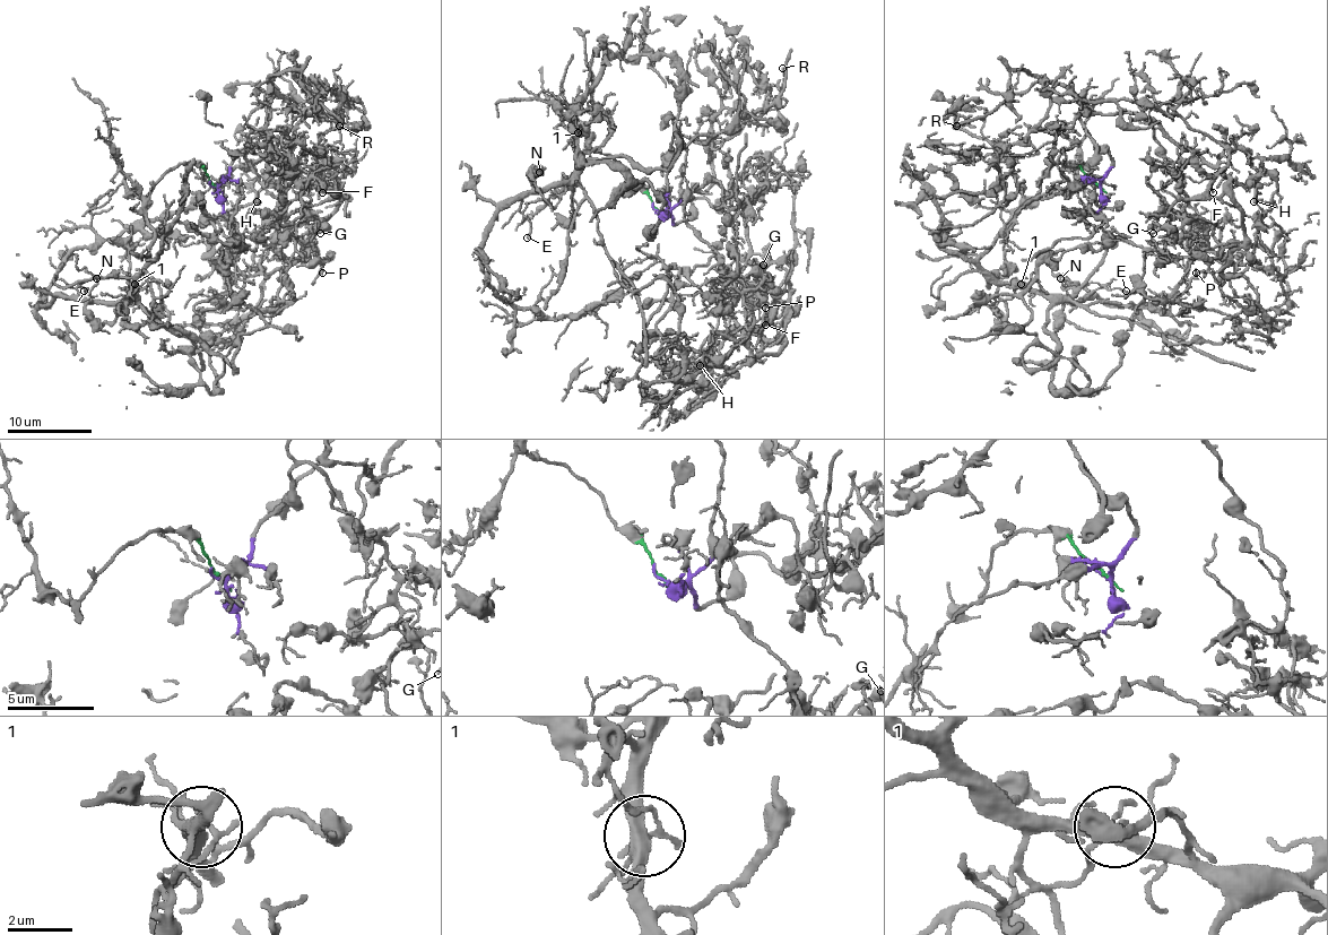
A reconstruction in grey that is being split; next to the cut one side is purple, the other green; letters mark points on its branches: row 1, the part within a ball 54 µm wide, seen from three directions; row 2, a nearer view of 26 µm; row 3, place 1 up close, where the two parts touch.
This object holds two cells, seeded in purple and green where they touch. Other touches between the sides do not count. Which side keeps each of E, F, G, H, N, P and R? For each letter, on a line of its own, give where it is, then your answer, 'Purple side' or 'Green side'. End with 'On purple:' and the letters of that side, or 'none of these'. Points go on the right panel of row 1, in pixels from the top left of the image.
E: Place: (1126, 291). Green side
F: Place: (1213, 192). Purple side
G: Place: (1153, 233). Purple side
H: Place: (1253, 201). Purple side
N: Place: (1060, 278). Green side
P: Place: (1196, 273). Purple side
R: Place: (956, 126). Purple side
On purple: F, G, H, P, R

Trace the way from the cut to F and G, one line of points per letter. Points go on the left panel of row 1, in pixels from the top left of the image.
F: (215, 187), (276, 92), (305, 114), (288, 159), (341, 197), (337, 182), (322, 193)
G: (215, 187), (276, 92), (305, 114), (300, 163), (266, 189), (278, 231), (320, 233)

